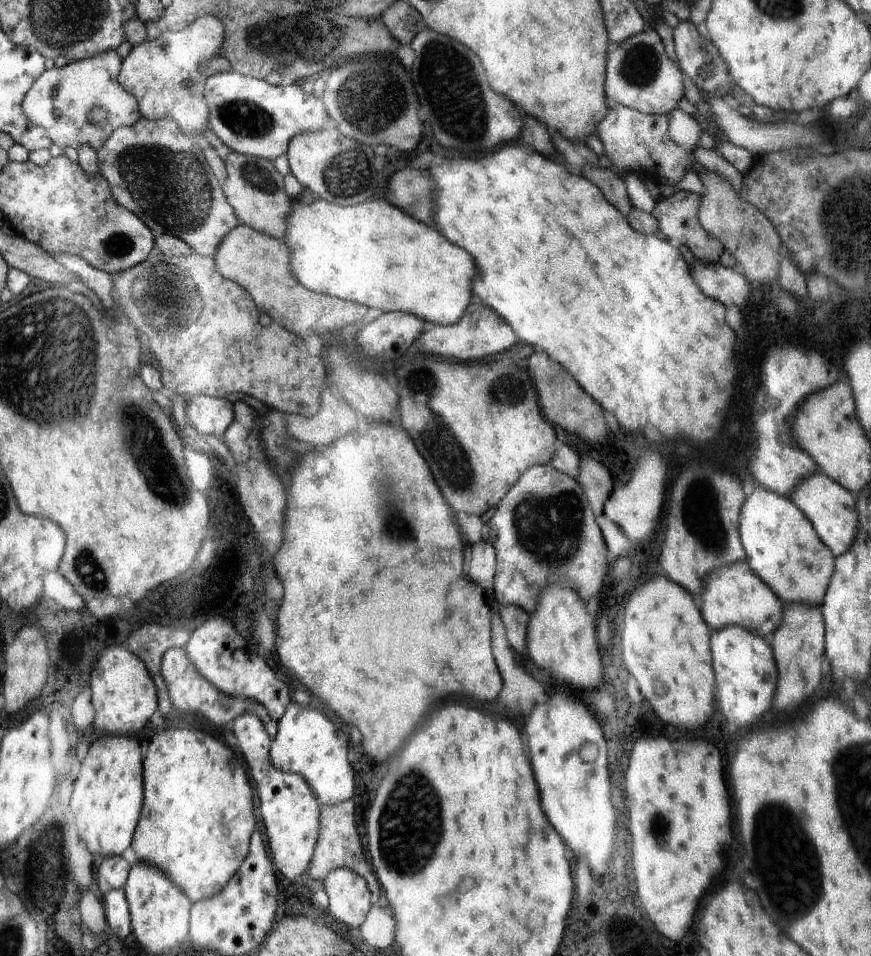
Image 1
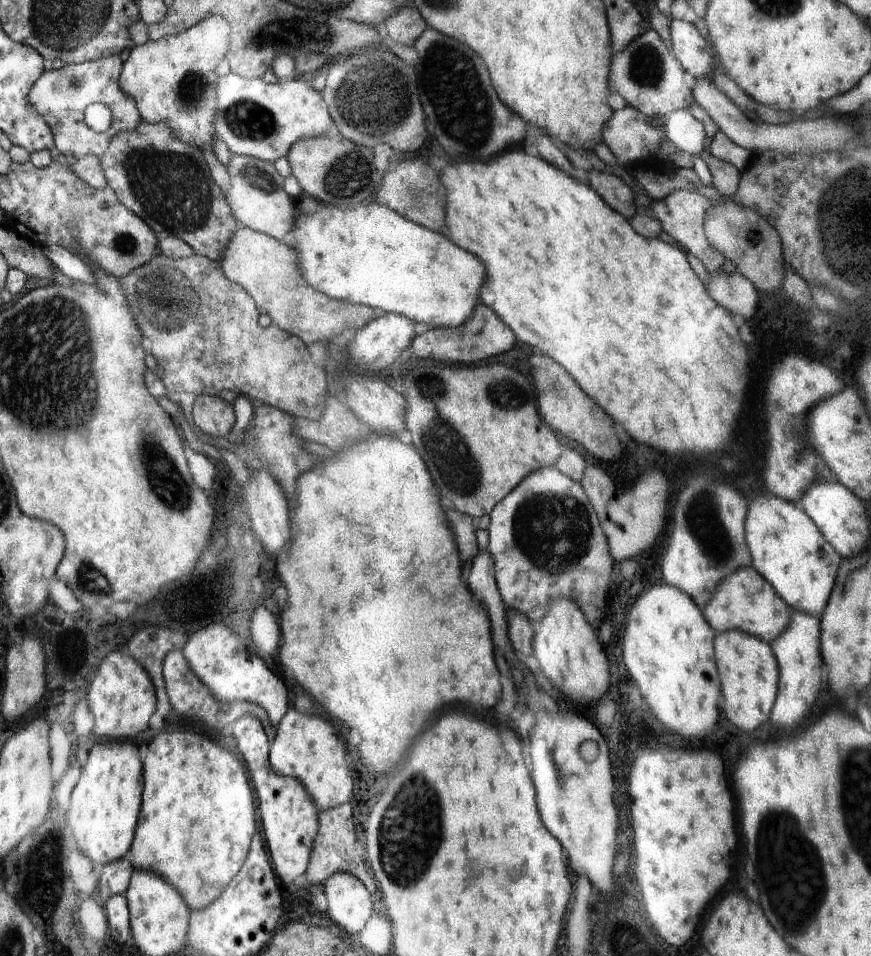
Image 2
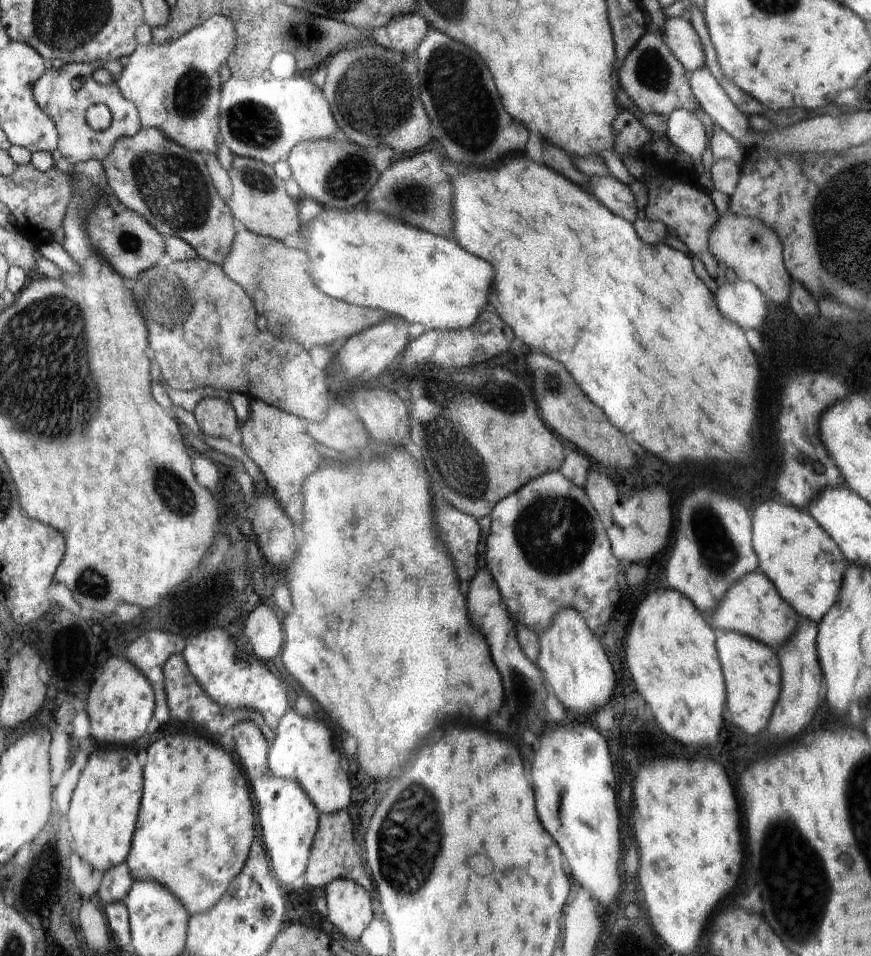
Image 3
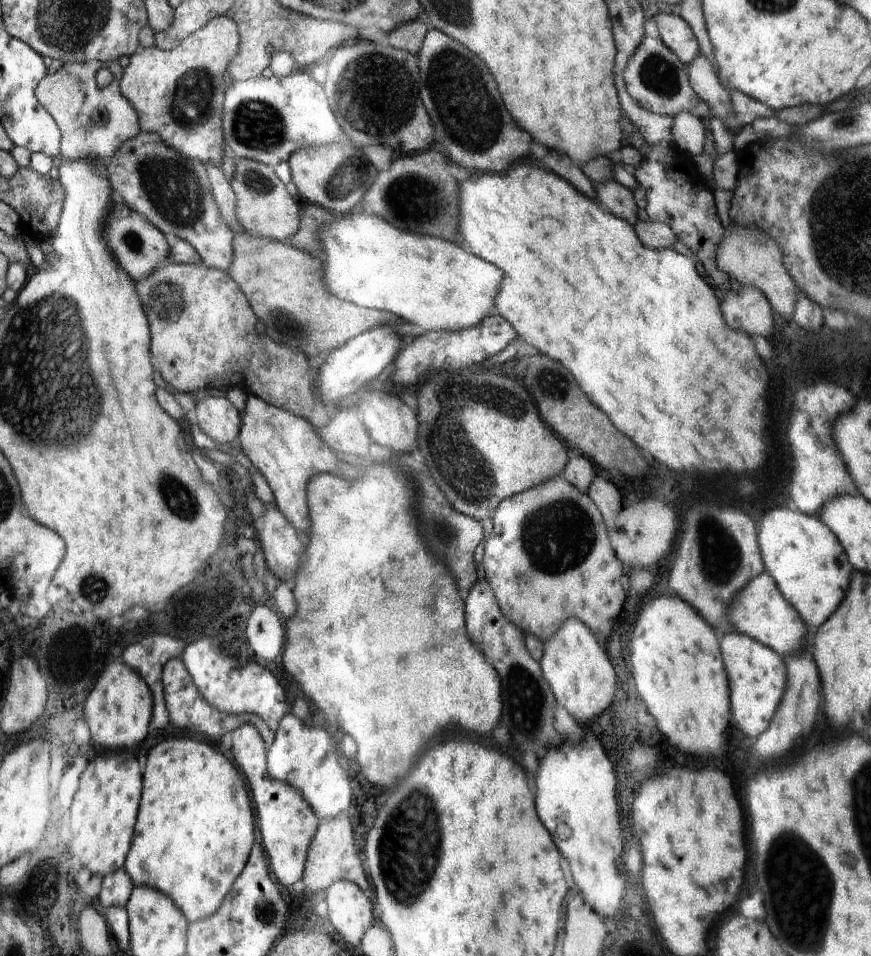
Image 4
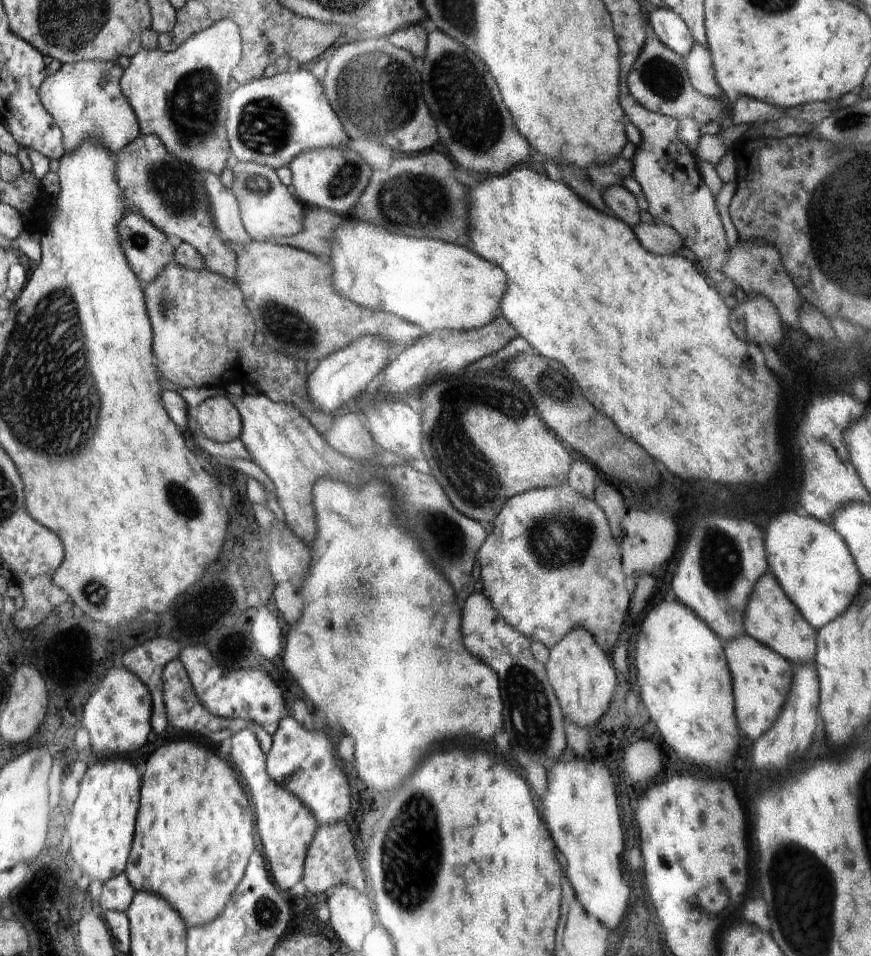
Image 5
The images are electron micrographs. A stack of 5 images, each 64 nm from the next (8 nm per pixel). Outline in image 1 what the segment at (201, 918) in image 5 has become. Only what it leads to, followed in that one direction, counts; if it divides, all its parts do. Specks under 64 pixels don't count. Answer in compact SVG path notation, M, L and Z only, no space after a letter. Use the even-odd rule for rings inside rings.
M168 728L168 730L162 730L158 732L148 750L146 750L146 760L144 760L144 784L148 784L148 800L144 800L144 820L140 820L140 828L135 830L135 838L132 843L132 850L136 853L141 861L146 864L154 864L159 869L162 868L168 876L172 879L172 882L176 886L180 887L180 890L184 893L184 896L188 898L190 904L196 904L199 901L208 900L216 894L220 894L222 889L228 884L228 881L237 873L238 868L249 851L249 842L252 833L257 828L256 818L254 818L254 796L252 796L252 784L248 780L248 774L246 774L246 766L242 762L242 756L234 749L234 752L222 742L222 740L216 740L204 732L198 732L198 730L190 730L190 728Z

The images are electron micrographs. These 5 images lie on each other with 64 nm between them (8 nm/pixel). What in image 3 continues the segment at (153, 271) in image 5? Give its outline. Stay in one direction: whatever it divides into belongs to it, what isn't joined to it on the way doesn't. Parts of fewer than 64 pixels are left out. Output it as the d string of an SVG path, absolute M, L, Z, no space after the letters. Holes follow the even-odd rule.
M111 191L100 194L99 204L92 212L88 232L92 232L92 240L96 240L96 248L100 248L100 256L118 272L122 278L136 280L138 275L152 268L165 257L166 244L163 236L151 224L148 224L139 213L132 212Z

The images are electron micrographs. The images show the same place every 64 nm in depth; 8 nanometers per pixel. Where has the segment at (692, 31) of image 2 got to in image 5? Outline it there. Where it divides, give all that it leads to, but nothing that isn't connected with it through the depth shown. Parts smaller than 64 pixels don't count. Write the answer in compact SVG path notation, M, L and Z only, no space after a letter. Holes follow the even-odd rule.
M655 7L649 14L649 23L653 25L656 36L682 58L688 56L694 37L677 10Z

